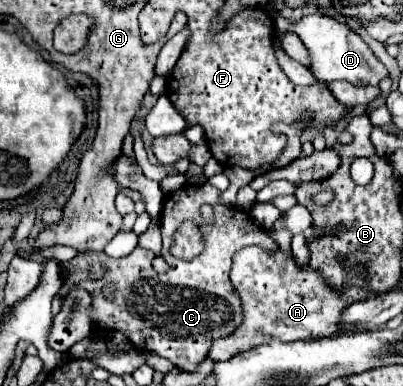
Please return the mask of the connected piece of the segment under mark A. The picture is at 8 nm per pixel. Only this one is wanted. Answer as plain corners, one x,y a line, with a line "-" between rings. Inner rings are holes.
243,247
233,257
231,267
231,283
241,295
243,303
243,323
241,327
227,339
217,341
209,359
227,361
237,353
243,353
251,347
267,343
271,339
281,341
299,341
311,339
317,335
327,335
335,329
335,323
345,307
355,301
367,299
365,289
347,289
345,293
337,293
325,285
325,281
311,269
299,269
293,259
285,259
281,251
269,255
261,247

